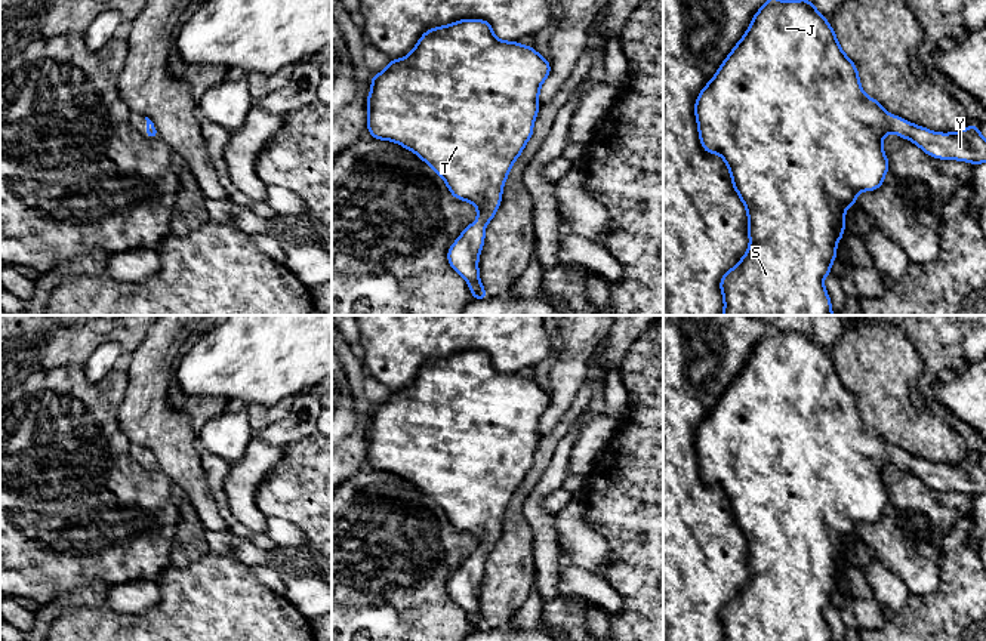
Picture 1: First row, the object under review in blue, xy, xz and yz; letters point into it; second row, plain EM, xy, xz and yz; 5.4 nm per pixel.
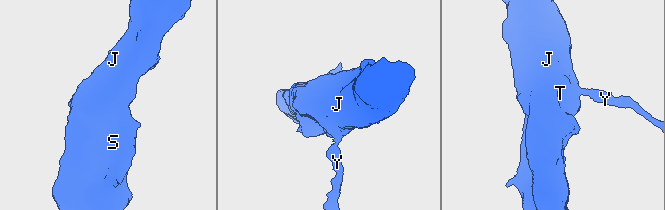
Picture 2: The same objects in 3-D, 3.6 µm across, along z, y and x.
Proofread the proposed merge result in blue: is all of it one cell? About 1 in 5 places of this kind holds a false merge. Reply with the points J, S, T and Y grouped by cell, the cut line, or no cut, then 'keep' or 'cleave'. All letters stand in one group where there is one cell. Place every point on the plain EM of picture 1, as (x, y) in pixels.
J S T Y | no cut | keep

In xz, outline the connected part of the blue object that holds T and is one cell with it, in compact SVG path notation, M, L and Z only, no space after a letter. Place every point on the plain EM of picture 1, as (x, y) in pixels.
M462 351L425 363L407 388L391 391L385 403L372 407L366 432L367 462L373 471L392 472L410 481L444 511L453 528L478 540L478 554L469 555L447 583L449 595L466 611L475 632L489 629L478 605L484 557L494 549L508 505L533 466L533 454L540 440L540 416L549 404L549 391L542 389L533 379L496 370L490 354L484 351Z

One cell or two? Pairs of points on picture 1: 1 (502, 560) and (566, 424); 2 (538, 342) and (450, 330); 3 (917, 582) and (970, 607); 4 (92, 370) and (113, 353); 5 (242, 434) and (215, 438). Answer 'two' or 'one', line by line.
1: one
2: one
3: two
4: one
5: one

